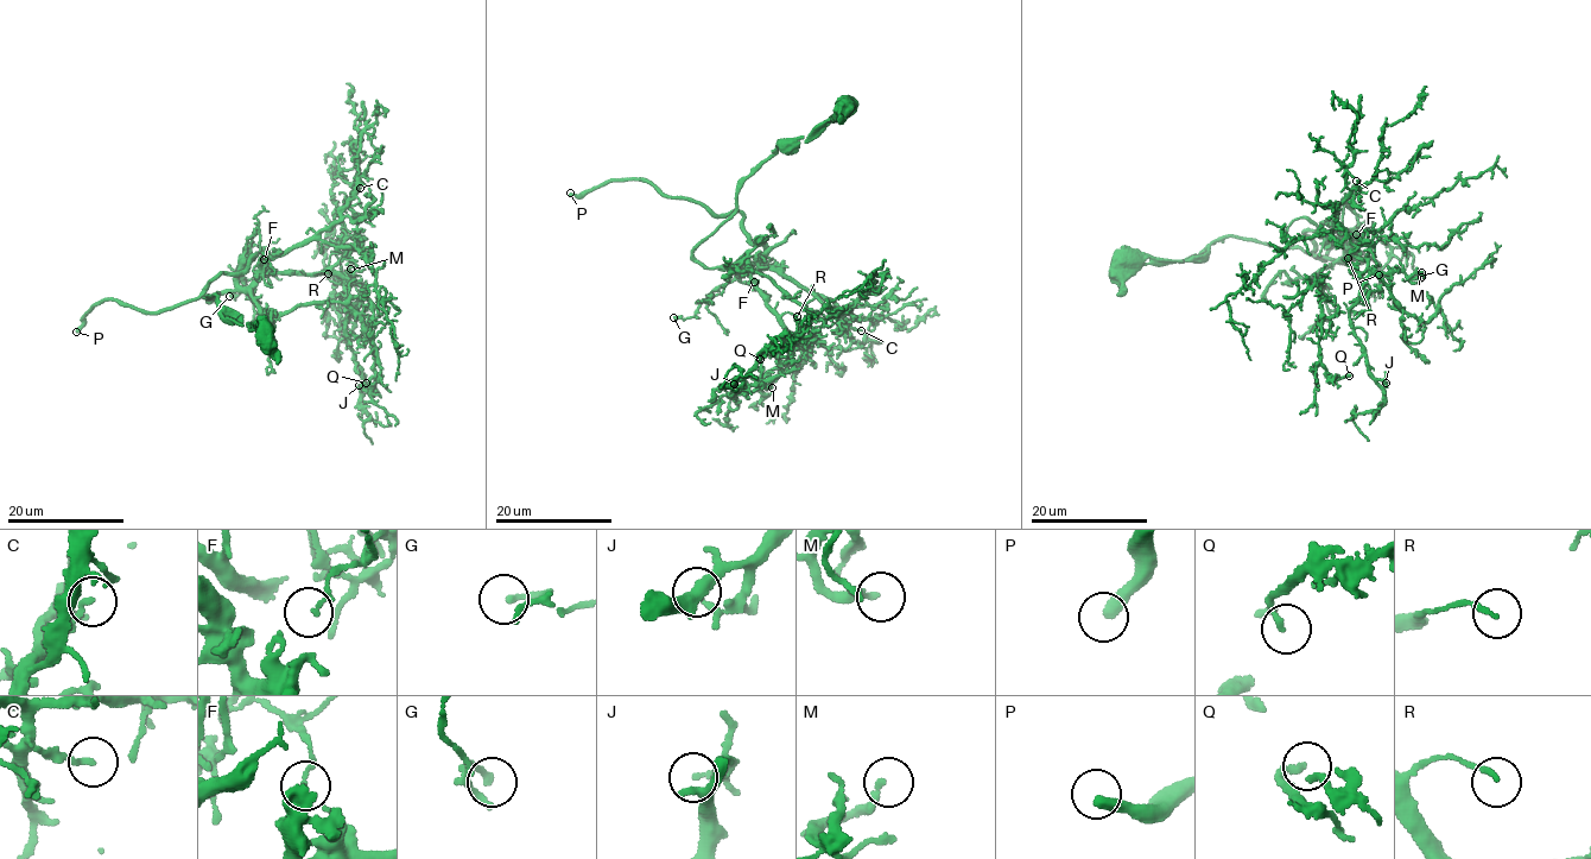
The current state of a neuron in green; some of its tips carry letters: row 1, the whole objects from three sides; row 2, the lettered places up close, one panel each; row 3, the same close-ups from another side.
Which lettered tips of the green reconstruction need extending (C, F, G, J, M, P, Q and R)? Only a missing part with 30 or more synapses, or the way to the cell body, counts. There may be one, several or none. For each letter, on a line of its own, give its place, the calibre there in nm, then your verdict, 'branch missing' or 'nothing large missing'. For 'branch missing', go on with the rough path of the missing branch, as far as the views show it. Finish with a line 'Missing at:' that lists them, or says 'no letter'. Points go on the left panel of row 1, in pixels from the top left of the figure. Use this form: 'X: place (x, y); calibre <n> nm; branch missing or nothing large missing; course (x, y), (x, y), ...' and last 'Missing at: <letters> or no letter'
C: place (360, 188); calibre 170 nm; nothing large missing
F: place (264, 259); calibre 90 nm; nothing large missing
G: place (229, 296); calibre 200 nm; nothing large missing
J: place (359, 385); calibre 120 nm; nothing large missing
M: place (350, 269); calibre 200 nm; nothing large missing
P: place (76, 332); calibre 360 nm; nothing large missing
Q: place (366, 383); calibre 170 nm; nothing large missing
R: place (328, 273); calibre 140 nm; nothing large missing
Missing at: no letter

